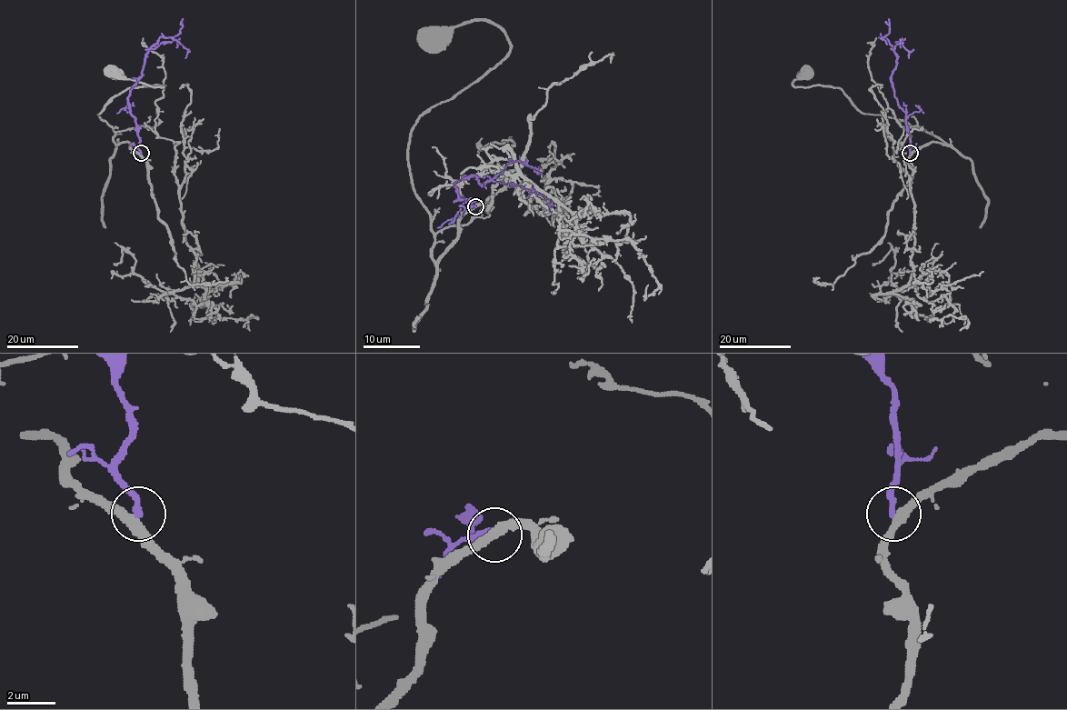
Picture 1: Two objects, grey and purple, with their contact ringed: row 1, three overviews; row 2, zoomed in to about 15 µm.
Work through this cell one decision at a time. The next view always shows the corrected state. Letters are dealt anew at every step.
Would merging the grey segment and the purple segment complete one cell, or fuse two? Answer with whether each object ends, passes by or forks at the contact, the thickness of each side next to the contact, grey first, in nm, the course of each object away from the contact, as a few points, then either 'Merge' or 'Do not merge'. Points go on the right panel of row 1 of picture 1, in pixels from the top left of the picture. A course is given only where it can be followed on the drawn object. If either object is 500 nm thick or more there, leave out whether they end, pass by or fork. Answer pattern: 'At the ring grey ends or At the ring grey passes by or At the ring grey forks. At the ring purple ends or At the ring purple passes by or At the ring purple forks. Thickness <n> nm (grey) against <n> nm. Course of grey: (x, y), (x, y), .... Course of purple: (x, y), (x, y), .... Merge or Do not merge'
At the ring grey passes by. At the ring purple ends. Thickness 360 nm (grey) against 240 nm. Course of grey: (910, 154), (932, 142), (944, 143), (902, 119), (861, 112), (838, 87), (796, 87), (792, 83), (806, 71). Course of purple: (910, 154), (910, 134), (904, 111), (894, 95), (892, 75), (897, 54), (882, 37), (889, 33), (889, 18). Do not merge

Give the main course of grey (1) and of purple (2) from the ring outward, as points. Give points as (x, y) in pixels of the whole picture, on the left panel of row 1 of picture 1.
1: (140, 154), (127, 142), (116, 144), (113, 128), (98, 114), (132, 87), (163, 87), (116, 78), (113, 71)
2: (140, 154), (138, 126), (128, 103), (130, 89), (141, 75), (144, 54), (161, 36), (180, 33), (183, 18)

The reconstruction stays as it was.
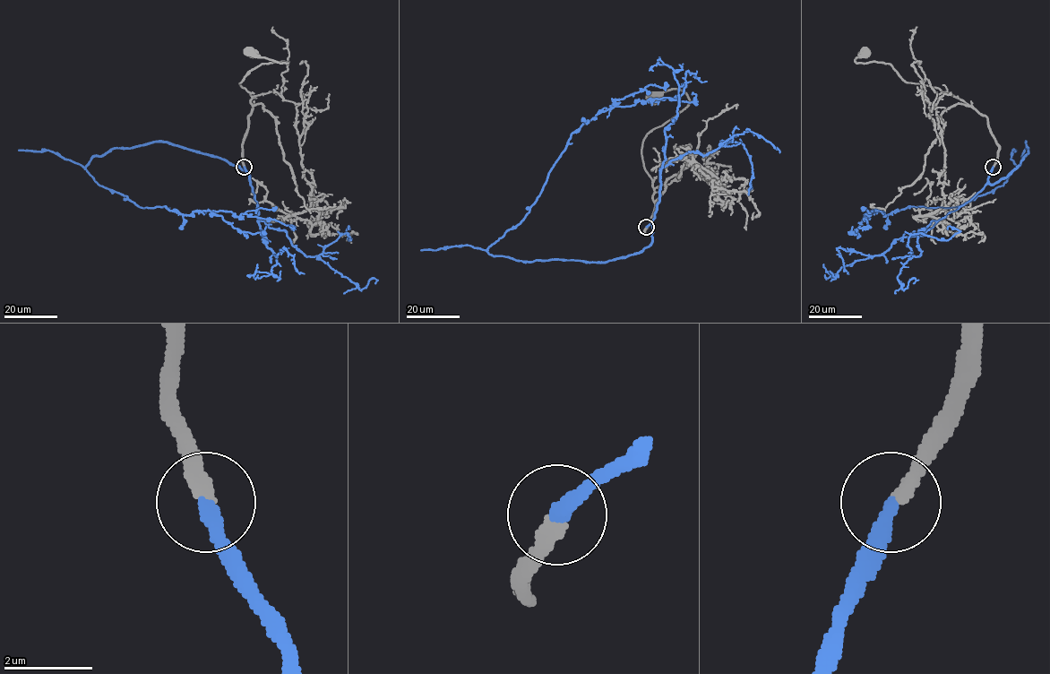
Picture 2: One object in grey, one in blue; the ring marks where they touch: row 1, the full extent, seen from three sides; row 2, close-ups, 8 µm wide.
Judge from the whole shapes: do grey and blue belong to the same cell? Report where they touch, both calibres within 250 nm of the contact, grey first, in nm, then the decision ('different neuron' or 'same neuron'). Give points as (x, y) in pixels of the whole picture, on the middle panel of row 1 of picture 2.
at (646, 227); 320 nm thick on the grey side, 320 nm on the other; same neuron

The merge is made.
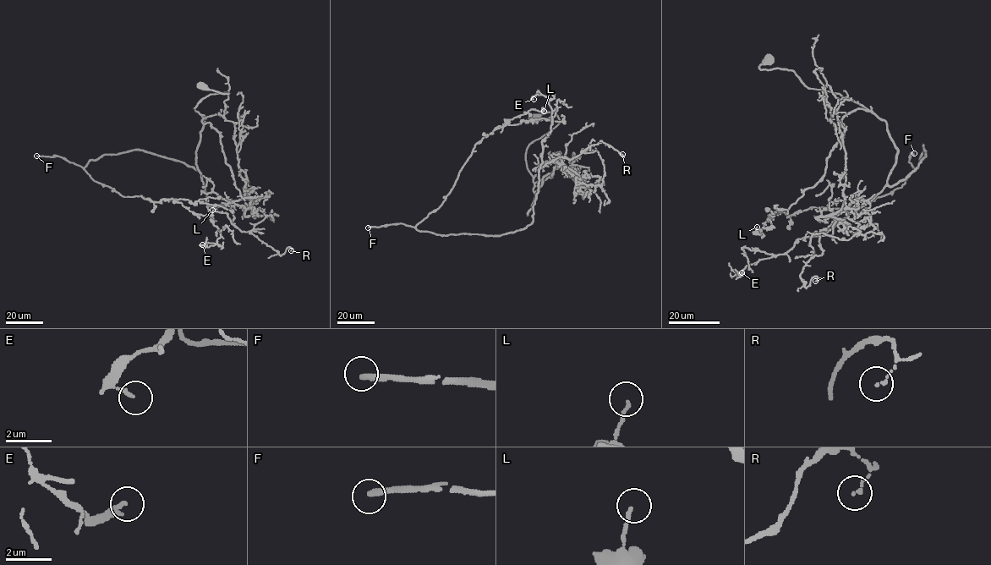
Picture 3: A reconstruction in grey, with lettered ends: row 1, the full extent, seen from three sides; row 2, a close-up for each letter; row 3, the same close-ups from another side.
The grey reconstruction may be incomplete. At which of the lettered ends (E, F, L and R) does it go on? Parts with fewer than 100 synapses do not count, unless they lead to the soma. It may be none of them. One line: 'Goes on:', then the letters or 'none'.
Goes on: F

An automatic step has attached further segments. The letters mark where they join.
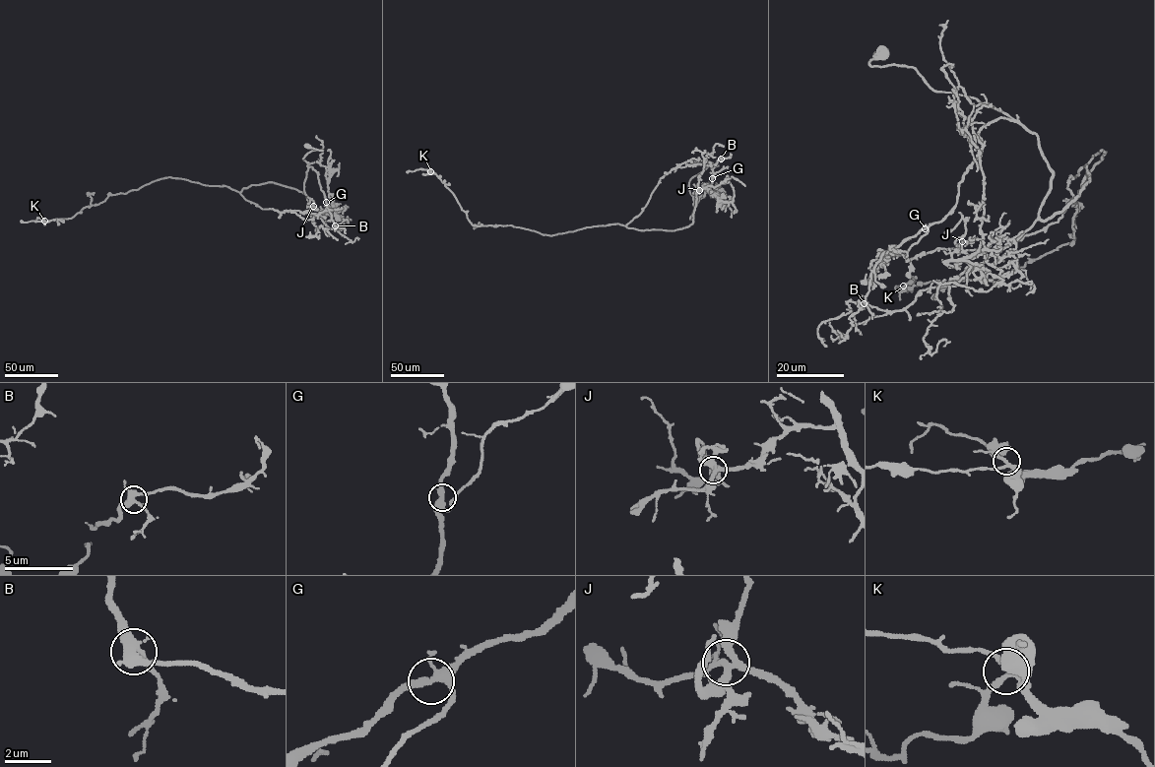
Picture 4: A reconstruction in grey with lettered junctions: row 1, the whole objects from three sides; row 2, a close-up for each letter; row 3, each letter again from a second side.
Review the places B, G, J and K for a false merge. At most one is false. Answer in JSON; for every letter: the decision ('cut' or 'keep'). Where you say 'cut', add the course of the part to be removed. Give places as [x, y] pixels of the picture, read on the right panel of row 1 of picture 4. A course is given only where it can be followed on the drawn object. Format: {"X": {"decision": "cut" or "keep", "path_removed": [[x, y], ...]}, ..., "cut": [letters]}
{"B": {"decision": "keep"}, "G": {"decision": "keep"}, "J": {"decision": "keep"}, "K": {"decision": "keep"}, "cut": []}

